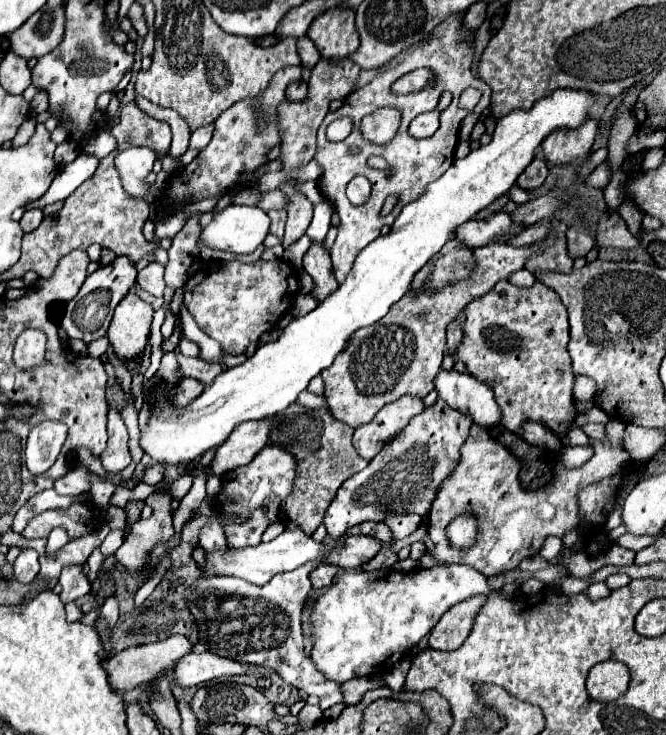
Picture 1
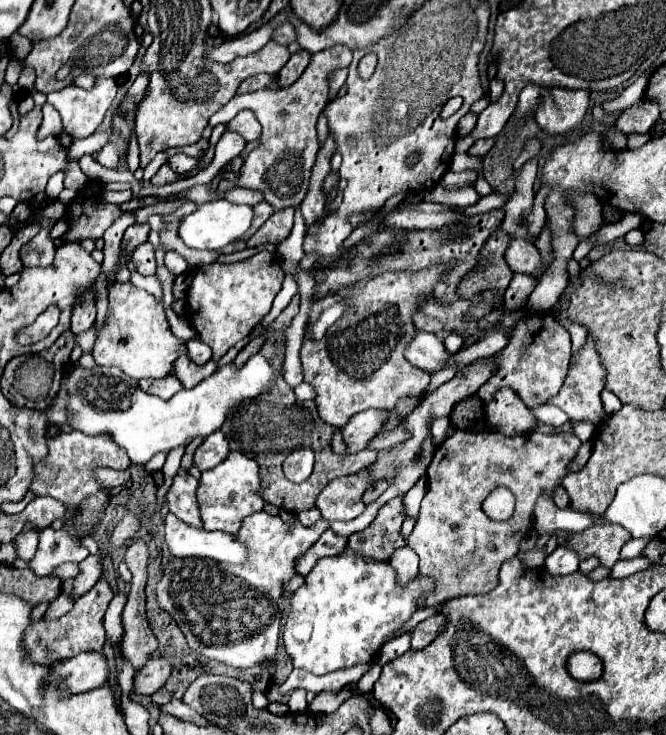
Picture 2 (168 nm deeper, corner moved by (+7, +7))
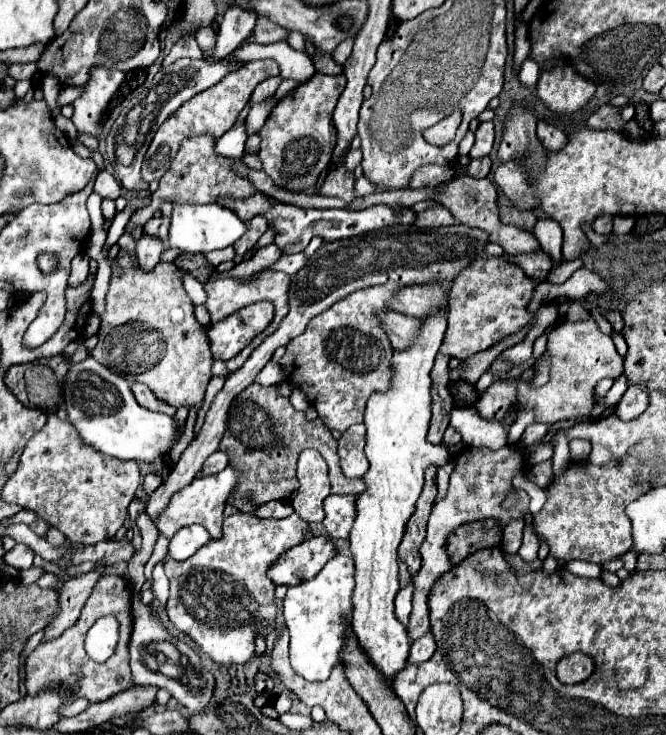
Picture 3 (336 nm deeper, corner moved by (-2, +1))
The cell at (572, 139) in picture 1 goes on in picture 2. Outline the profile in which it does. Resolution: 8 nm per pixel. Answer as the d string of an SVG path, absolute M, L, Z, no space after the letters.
M542 87L542 101L534 111L538 125L548 133L568 133L578 127L588 109L590 93L584 89Z

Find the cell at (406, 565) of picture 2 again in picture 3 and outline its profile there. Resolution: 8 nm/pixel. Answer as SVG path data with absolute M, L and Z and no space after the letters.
M413 579L397 593L395 597L395 615L397 619L407 627L409 625L409 615L411 615L411 603L413 603Z

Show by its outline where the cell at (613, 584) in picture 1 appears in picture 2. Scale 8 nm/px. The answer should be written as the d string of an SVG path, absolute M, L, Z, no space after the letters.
M594 523L584 531L570 533L568 537L558 537L558 545L574 549L580 559L598 557L602 565L612 567L620 559L620 549L628 539L630 533L620 525Z

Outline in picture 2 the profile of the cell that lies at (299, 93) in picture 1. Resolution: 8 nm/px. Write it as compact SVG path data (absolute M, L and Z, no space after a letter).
M300 49L298 53L294 53L294 55L288 59L286 67L278 73L278 83L280 83L280 87L292 85L292 83L304 73L304 69L308 67L310 57L312 57L312 55L310 55L306 49Z

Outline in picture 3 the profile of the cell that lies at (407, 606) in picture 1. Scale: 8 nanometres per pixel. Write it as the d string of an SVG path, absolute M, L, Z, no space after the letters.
M337 555L331 561L327 561L327 565L309 581L303 581L295 587L289 587L283 605L285 605L285 623L287 623L287 631L291 637L291 667L305 677L307 681L323 681L331 675L333 667L341 661L341 653L347 647L345 643L345 633L351 629L351 621L353 621L353 589L355 589L355 563L353 557L349 555Z

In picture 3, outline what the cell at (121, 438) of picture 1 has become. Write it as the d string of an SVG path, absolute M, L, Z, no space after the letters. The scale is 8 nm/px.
M49 415L43 431L35 433L31 443L27 443L19 467L3 487L1 497L7 503L17 503L23 509L35 511L71 541L95 545L113 539L121 529L127 517L127 507L141 485L141 475L139 463L107 457L79 441L77 435L75 427L67 421Z

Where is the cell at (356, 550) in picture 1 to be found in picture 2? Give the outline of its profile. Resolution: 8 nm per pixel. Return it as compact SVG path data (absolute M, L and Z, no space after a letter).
M328 529L322 533L322 537L302 557L298 557L298 565L294 565L294 571L298 575L308 575L320 557L340 555L344 551L344 547L346 547L346 537L340 537Z

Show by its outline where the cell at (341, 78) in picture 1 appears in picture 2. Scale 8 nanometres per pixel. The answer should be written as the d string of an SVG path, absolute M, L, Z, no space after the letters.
M334 45L334 49L324 49L312 55L308 69L300 75L296 83L286 89L260 89L254 93L236 95L228 105L225 105L210 117L208 126L215 127L227 123L244 109L254 109L258 121L262 125L262 135L256 147L242 165L240 179L236 185L258 189L264 193L264 199L276 209L296 207L304 199L308 191L310 171L316 161L316 153L320 149L316 121L324 105L328 103L328 75L334 69L348 67L352 61L352 51L346 45Z

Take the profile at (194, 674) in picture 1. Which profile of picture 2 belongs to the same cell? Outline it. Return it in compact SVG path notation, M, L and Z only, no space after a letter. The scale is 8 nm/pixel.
M152 657L142 669L138 669L130 695L132 693L134 695L152 695L152 693L156 693L168 681L170 671L172 671L172 667L170 667L168 659Z

